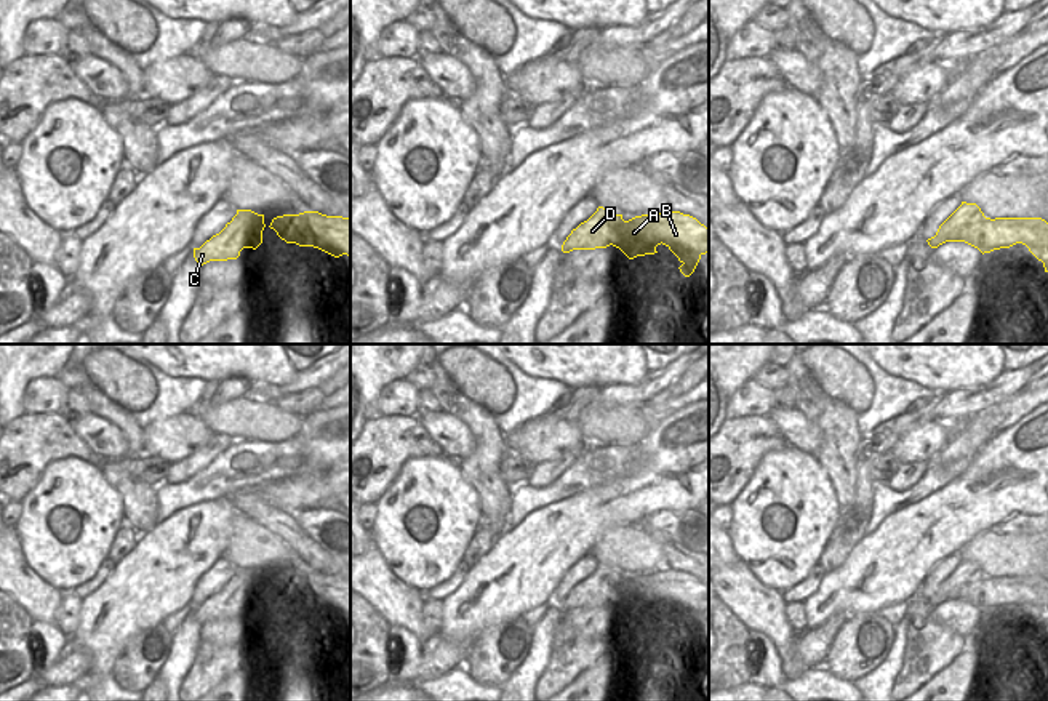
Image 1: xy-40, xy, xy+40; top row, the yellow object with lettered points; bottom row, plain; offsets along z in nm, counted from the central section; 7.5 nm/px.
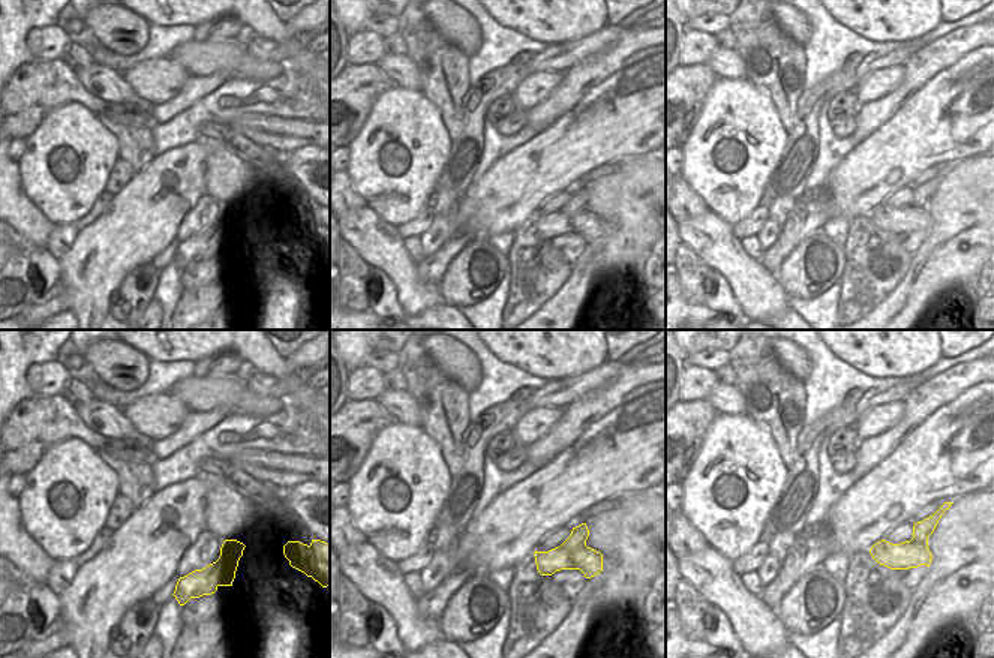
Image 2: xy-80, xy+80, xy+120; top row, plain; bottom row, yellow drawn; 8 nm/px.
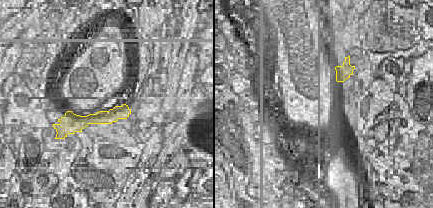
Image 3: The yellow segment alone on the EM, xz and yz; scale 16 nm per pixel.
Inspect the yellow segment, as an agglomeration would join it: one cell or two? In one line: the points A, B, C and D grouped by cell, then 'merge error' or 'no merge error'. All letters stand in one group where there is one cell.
A B / C D; merge error

